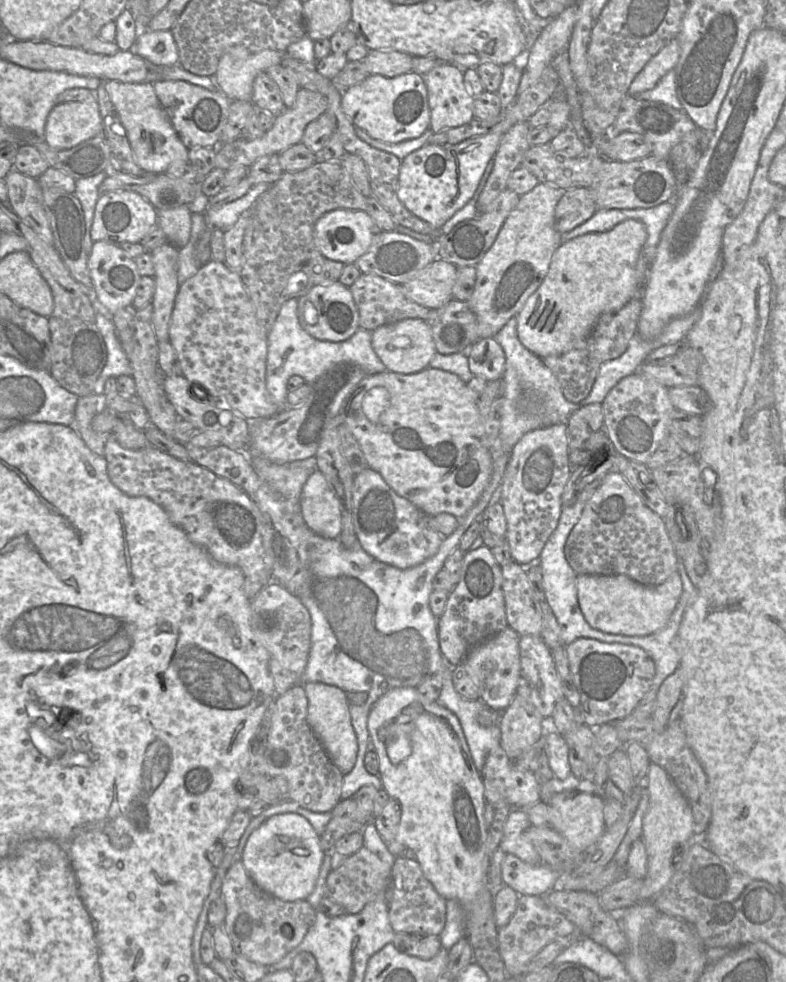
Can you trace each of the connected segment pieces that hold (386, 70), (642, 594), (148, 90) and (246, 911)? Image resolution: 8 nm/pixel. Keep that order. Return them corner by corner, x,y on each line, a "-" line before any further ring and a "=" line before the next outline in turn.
369,50
364,61
370,74
396,77
412,71
413,57
398,51
=
677,571
659,585
643,585
622,574
577,574
576,586
578,604
588,624
599,631
623,636
647,636
662,629
683,591
=
108,80
104,85
114,111
126,131
134,162
141,169
148,174
163,173
175,160
189,162
189,148
183,144
173,128
152,83
124,83
=
235,860
227,870
221,885
221,895
226,905
223,922
225,931
231,939
235,953
254,963
271,966
295,949
312,927
315,910
307,900
283,901
259,888
247,873
241,860

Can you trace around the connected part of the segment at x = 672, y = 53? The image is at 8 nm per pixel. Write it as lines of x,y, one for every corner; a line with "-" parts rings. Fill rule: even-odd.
678,38
671,40
644,68
637,74
628,89
632,96
645,90
652,89
670,70
674,69
680,57

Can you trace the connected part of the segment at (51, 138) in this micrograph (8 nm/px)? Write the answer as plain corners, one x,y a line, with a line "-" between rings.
97,101
61,102
56,104
49,113
44,140
53,148
66,150
100,134
104,134
104,120

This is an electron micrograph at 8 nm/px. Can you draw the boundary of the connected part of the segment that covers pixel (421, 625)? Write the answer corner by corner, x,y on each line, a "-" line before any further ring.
488,483
474,506
463,518
459,518
456,530
443,537
436,553
409,569
399,569
377,561
362,548
358,539
351,547
344,547
338,538
312,535
311,585
307,593
298,597
311,618
310,652
299,684
321,682
334,685
346,693
367,694
363,704
349,704
358,753
353,769
343,777
342,799
352,797
365,785
372,785
377,790
383,788
380,776
370,774
364,766
366,752
374,749
367,720
372,704
393,688
414,687
433,674
441,674
443,686
436,702
456,715
463,733
467,738
475,740
475,743
480,745
482,739
496,739
498,726
484,727
477,722
477,714
485,703
481,699
465,699
454,689
452,667
440,652
438,617
429,607
429,596
434,590
433,579
443,569
446,558
459,548
462,535
481,518
497,490
501,490
501,484
494,489

